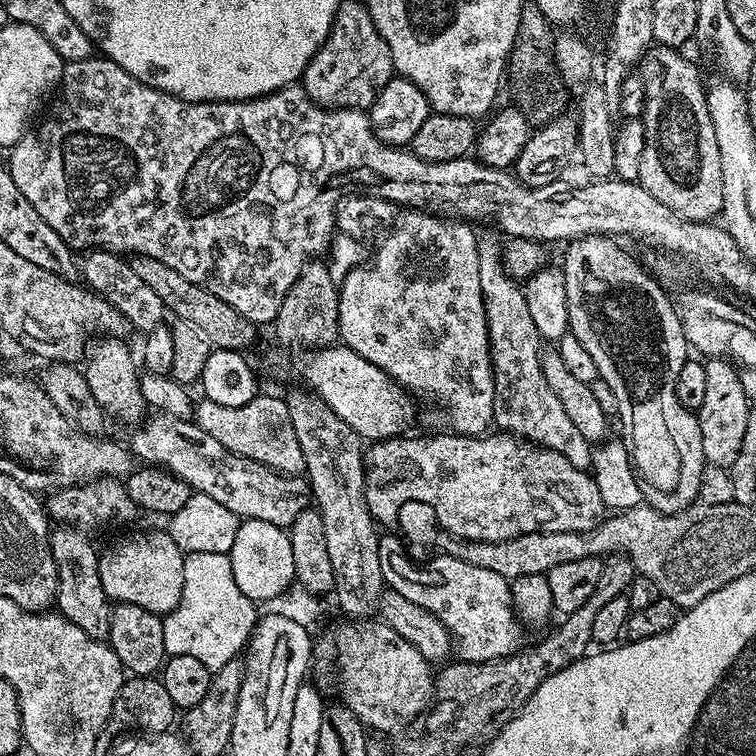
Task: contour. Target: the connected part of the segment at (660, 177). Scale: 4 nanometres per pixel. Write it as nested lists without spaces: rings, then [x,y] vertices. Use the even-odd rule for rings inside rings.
[[[656,46],[640,62],[638,74],[646,86],[646,106],[642,117],[646,130],[646,150],[642,150],[642,170],[638,183],[650,190],[650,194],[654,194],[662,206],[674,210],[674,214],[683,220],[708,222],[719,217],[724,210],[722,158],[718,154],[718,138],[714,138],[714,122],[710,122],[705,81],[700,81],[699,70],[684,54],[674,48]]]

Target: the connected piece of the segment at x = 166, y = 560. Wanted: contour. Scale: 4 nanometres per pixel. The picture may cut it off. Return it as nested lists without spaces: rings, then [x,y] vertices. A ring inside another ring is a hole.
[[[165,529],[132,534],[103,549],[99,557],[99,577],[107,599],[142,606],[159,616],[176,610],[181,602],[185,553]]]

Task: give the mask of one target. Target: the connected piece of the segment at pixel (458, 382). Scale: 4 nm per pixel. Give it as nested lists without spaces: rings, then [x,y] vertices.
[[[408,210],[405,212],[408,213],[405,216],[403,213],[399,217],[398,223],[387,233],[389,236],[377,246],[376,253],[373,256],[371,253],[367,262],[363,262],[346,273],[343,282],[339,284],[338,326],[340,327],[340,340],[343,347],[362,354],[362,358],[366,358],[366,362],[374,362],[374,366],[378,366],[387,376],[398,381],[403,388],[408,389],[409,393],[415,394],[417,397],[420,395],[422,399],[437,404],[444,411],[444,420],[452,427],[449,429],[455,435],[483,436],[489,431],[490,425],[493,423],[492,411],[494,410],[494,394],[496,391],[494,390],[494,374],[492,373],[492,355],[488,345],[486,306],[482,298],[482,282],[478,282],[478,246],[476,245],[478,232],[472,229],[475,227],[471,223],[460,218],[433,214],[428,210]]]

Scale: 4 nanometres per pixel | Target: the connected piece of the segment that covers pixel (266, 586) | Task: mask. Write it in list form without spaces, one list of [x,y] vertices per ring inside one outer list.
[[[243,521],[238,538],[234,538],[230,557],[238,589],[242,590],[242,593],[246,594],[246,598],[252,601],[272,600],[275,596],[282,595],[288,587],[293,587],[296,580],[289,533],[270,522]]]

